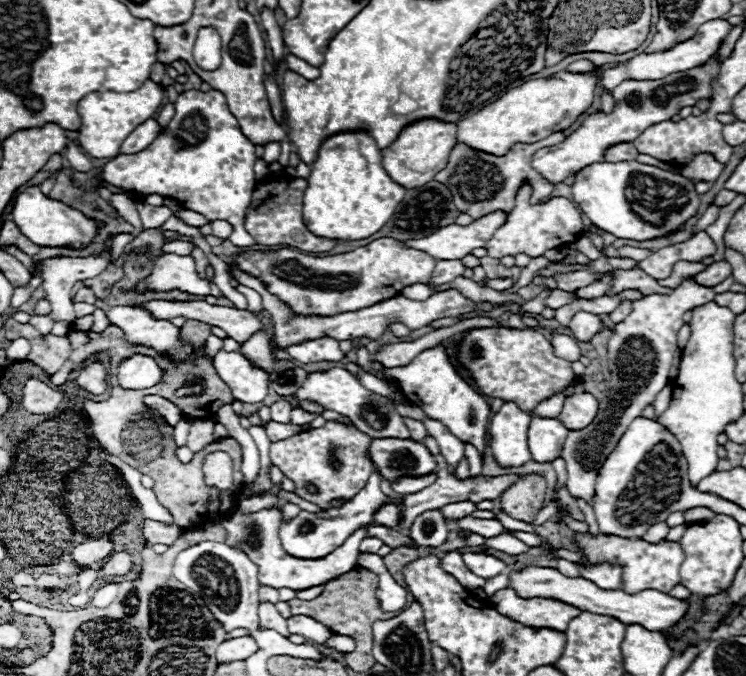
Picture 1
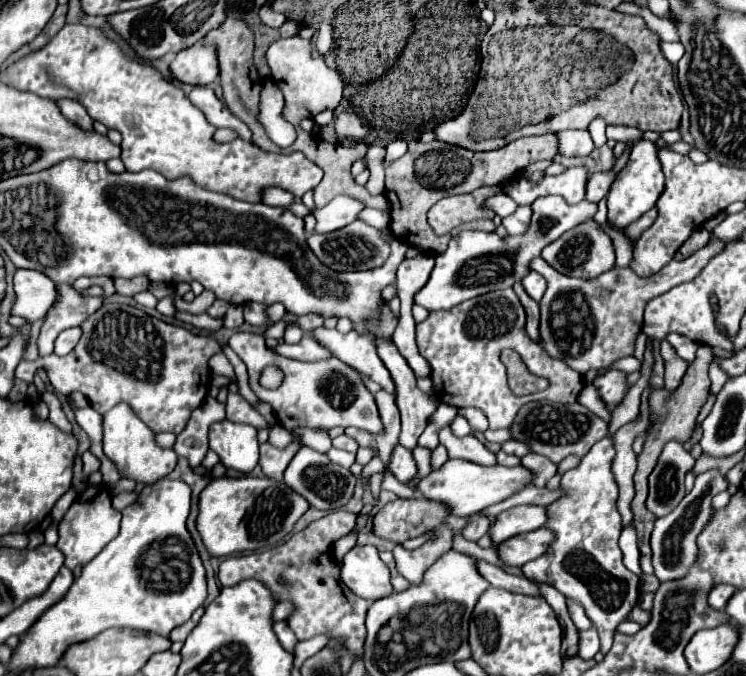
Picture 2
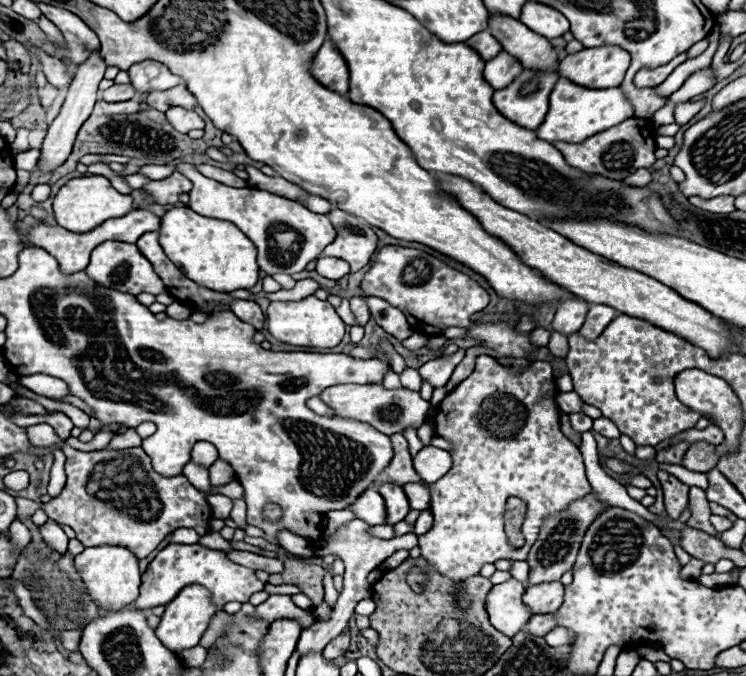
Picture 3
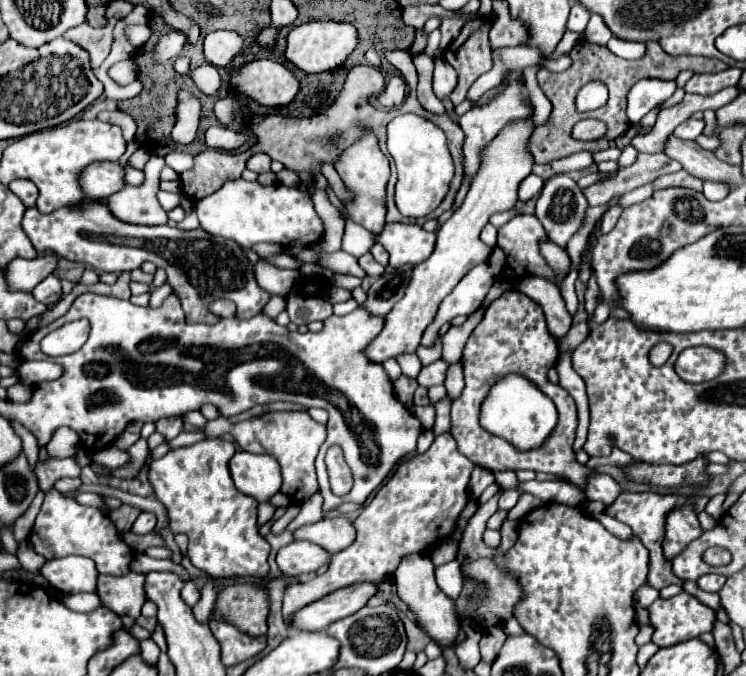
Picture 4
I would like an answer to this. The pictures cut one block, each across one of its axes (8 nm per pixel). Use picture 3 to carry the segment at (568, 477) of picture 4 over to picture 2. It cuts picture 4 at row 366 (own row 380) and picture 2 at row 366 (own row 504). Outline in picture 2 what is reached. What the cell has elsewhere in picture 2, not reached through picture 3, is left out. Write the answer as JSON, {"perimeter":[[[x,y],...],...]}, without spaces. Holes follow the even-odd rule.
{"perimeter":[[[512,288],[482,294],[474,300],[466,300],[450,310],[430,312],[428,320],[416,326],[416,342],[420,354],[428,360],[432,368],[434,396],[450,406],[464,408],[476,406],[488,414],[490,428],[508,428],[522,404],[532,400],[550,402],[576,402],[584,386],[582,374],[572,370],[562,360],[550,358],[544,348],[532,342],[526,334],[526,314]],[[512,348],[522,356],[522,362],[536,376],[548,378],[550,386],[544,392],[514,396],[506,384],[506,368],[500,362],[500,352]]]}

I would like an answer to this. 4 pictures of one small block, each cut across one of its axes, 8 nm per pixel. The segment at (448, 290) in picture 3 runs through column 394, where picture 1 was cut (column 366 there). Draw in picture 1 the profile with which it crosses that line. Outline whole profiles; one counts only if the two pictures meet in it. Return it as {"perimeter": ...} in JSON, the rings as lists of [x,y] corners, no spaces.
{"perimeter":[[[378,238],[354,252],[314,258],[294,248],[248,250],[234,256],[234,264],[250,276],[256,276],[270,294],[278,296],[296,314],[334,316],[362,310],[388,298],[400,296],[406,286],[430,284],[436,262],[422,250],[408,248],[394,238]]]}

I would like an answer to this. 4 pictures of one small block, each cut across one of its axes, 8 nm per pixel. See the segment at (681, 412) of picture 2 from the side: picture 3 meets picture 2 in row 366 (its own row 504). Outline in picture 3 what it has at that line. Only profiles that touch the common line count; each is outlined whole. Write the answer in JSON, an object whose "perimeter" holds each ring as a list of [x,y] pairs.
{"perimeter":[[[692,486],[690,488],[690,502],[688,502],[688,510],[690,510],[690,518],[688,518],[688,526],[690,528],[698,528],[708,532],[710,536],[716,536],[716,530],[710,526],[710,506],[706,500],[706,492]]]}

